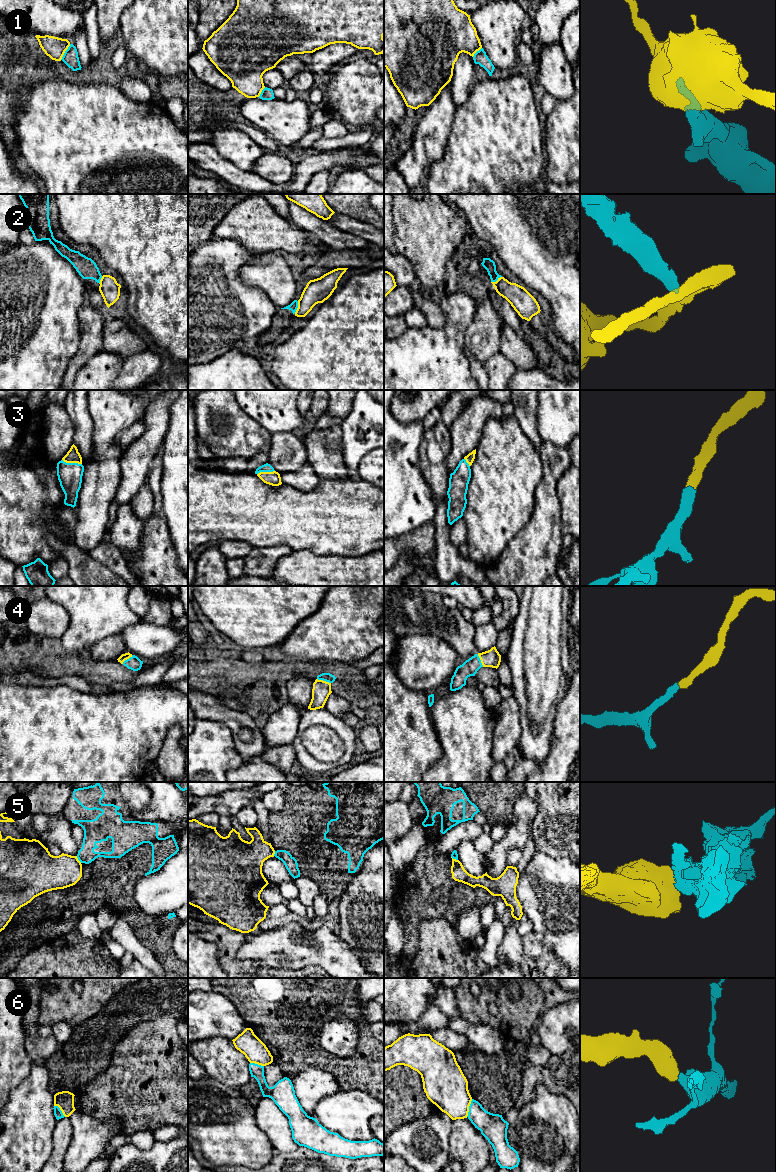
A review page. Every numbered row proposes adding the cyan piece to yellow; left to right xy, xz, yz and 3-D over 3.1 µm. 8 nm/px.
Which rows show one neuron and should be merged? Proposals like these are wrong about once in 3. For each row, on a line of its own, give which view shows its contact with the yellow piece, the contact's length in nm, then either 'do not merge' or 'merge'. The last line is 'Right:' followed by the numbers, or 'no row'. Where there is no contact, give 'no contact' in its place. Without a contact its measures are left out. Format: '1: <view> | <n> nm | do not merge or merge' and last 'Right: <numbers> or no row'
1: xy | 150 nm | do not merge
2: xz | 110 nm | do not merge
3: xy | 170 nm | merge
4: xz | 120 nm | merge
5: xy | 70 nm | do not merge
6: yz | 150 nm | do not merge
Right: 3, 4

